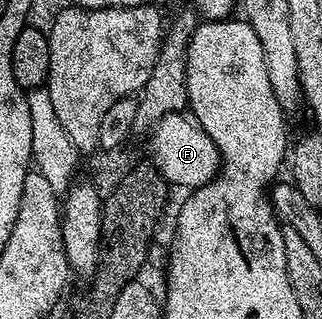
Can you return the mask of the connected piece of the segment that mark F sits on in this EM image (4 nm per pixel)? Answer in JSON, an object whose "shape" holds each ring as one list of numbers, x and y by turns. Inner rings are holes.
{"shape":[[183,113,166,114,162,117,154,129,149,133,148,152,151,165,161,172,165,181,174,186,184,187,184,190,195,190,201,186,206,186,220,172,221,158,215,142,206,132,204,132,197,123,194,123,187,115]]}

